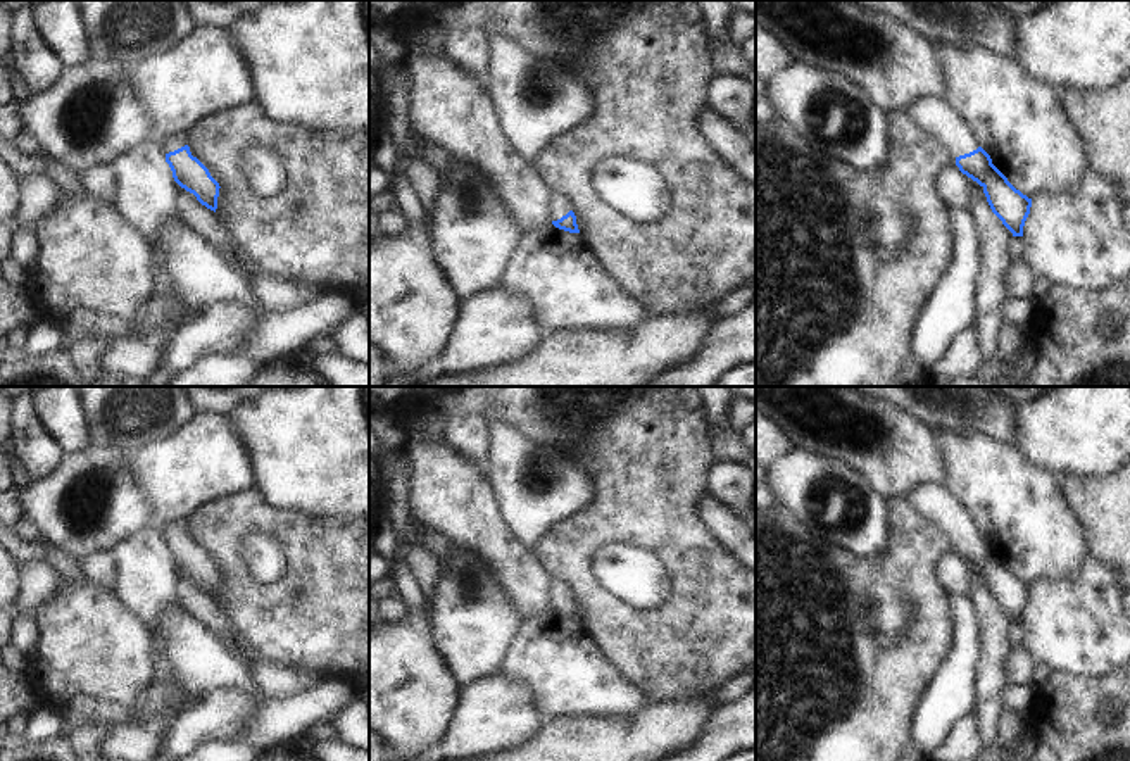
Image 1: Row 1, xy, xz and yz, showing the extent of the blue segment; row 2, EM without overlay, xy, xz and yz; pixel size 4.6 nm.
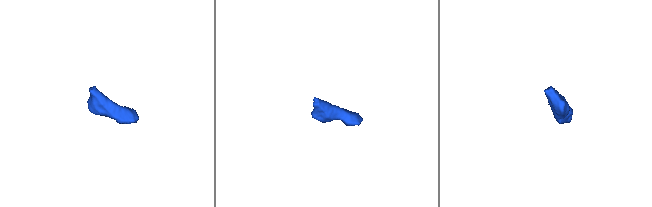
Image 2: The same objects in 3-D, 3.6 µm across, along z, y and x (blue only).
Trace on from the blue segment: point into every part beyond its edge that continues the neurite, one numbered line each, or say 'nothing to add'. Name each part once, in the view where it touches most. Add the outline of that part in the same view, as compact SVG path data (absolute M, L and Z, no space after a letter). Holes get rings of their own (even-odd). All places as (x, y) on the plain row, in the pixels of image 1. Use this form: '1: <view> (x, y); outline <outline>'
1: yz (937, 503); outline M923 481L904 500L956 544L980 533L975 518L947 483Z

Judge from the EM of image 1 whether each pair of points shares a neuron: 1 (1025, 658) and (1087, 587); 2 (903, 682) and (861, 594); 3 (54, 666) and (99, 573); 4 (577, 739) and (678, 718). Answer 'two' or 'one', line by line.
1: two
2: one
3: two
4: one

